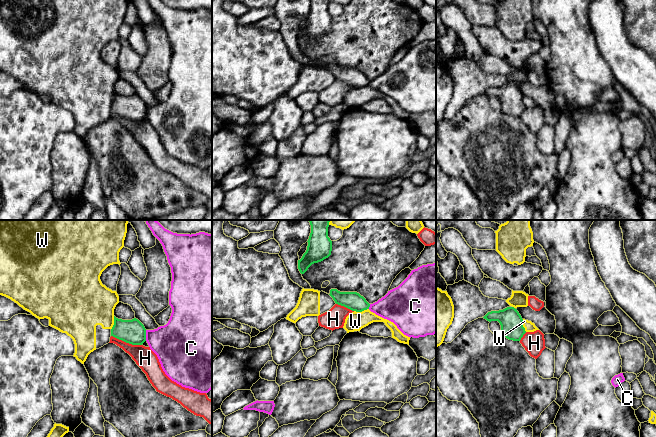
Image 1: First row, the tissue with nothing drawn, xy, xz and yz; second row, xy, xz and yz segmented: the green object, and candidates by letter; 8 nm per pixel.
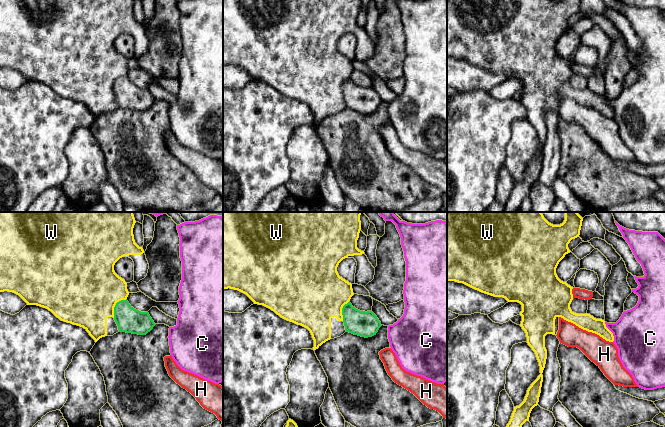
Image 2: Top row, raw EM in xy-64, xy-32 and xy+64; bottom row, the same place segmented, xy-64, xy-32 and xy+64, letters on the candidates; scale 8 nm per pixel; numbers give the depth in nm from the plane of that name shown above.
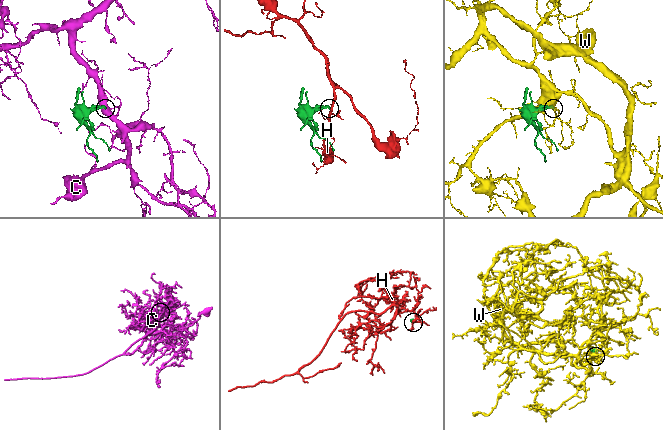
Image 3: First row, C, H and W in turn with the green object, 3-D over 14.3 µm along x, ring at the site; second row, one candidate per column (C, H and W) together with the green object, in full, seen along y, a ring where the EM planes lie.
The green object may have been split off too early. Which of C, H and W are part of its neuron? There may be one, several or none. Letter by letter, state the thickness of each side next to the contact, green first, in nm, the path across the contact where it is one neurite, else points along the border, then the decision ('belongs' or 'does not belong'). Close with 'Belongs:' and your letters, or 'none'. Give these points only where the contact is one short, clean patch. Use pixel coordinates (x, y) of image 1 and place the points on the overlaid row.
C: 190 nm thick on the green side, 340 nm on the other; border along xy (145, 330), (146, 340); does not belong
H: 190 nm thick on the green side, 170 nm on the other; border along xy (111, 335), (126, 342), (141, 345); does not belong
W: 150 nm thick on the green side, 150 nm on the other; does not belong
Belongs: none

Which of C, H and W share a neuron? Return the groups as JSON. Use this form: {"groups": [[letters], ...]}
{"groups": [["C"], ["H"], ["W"]]}

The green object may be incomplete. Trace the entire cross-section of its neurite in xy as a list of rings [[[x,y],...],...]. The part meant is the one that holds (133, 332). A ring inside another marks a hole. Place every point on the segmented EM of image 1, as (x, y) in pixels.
[[[114,316],[111,336],[132,345],[142,345],[146,341],[146,329],[136,318],[122,320]]]

